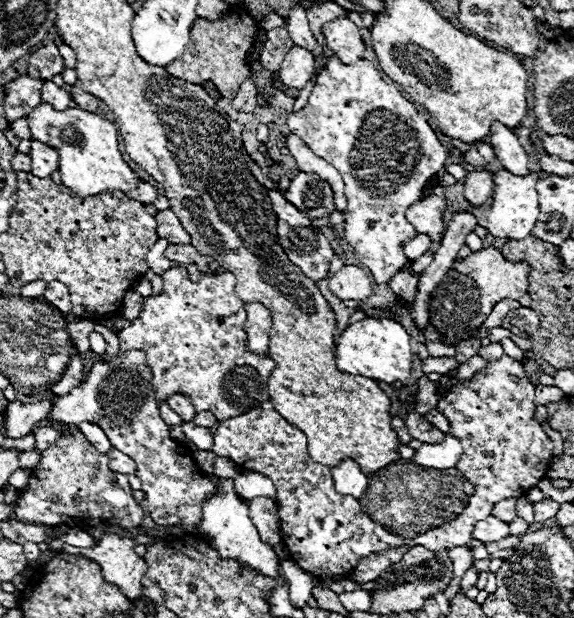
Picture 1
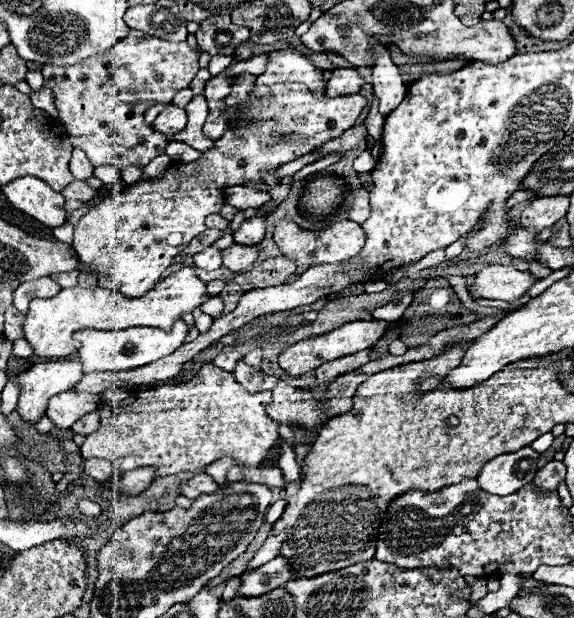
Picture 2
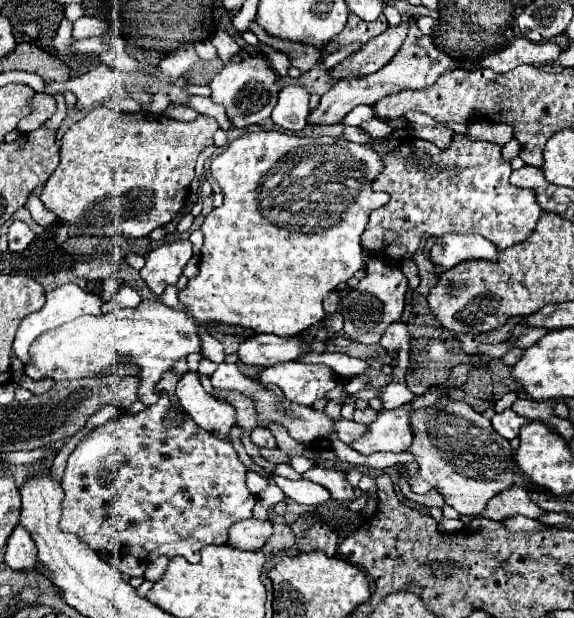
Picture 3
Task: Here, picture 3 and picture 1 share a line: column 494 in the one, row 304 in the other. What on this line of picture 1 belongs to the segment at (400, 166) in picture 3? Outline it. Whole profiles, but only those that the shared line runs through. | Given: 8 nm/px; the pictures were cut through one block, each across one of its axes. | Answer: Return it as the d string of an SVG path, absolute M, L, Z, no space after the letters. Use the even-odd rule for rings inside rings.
M170 268L162 274L164 290L160 296L146 298L140 310L140 318L134 320L128 328L118 332L120 352L126 350L144 350L148 354L148 366L152 368L152 384L156 388L156 398L166 400L172 394L184 394L192 400L196 412L212 412L218 420L228 420L232 416L240 416L256 404L268 400L268 378L276 368L272 358L264 358L248 352L246 348L246 308L244 302L236 296L234 284L236 276L230 272L206 274L202 280L192 282L184 268Z

